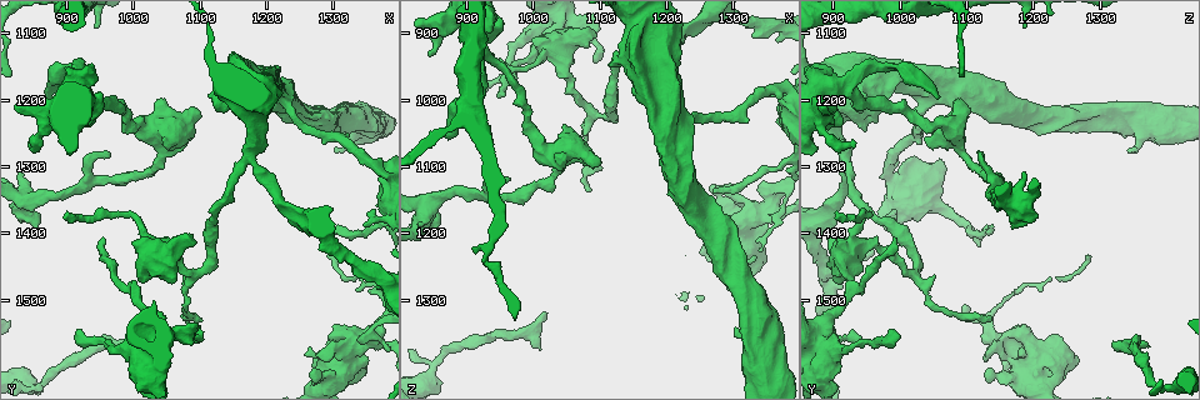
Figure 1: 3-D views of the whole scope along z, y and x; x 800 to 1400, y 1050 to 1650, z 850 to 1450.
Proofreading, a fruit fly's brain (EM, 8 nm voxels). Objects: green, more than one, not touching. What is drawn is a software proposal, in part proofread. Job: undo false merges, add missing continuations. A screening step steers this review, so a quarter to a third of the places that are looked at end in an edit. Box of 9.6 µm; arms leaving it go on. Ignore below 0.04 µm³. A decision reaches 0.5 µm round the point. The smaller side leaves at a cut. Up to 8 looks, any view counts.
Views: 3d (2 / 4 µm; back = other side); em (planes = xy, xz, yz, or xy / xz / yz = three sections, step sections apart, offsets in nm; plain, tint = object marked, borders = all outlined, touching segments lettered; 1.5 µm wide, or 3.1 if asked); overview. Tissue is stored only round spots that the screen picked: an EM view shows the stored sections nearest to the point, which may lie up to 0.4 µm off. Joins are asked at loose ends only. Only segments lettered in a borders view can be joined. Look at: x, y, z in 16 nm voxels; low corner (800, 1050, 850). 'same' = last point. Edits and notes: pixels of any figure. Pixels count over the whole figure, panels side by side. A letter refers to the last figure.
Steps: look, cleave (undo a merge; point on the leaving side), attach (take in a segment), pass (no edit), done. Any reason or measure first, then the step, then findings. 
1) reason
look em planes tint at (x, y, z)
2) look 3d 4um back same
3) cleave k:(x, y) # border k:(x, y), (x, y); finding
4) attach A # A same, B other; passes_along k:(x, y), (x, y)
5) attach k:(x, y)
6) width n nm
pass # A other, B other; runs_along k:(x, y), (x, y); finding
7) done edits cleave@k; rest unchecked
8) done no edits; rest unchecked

look 3d 4um at (960, 1410, 985)

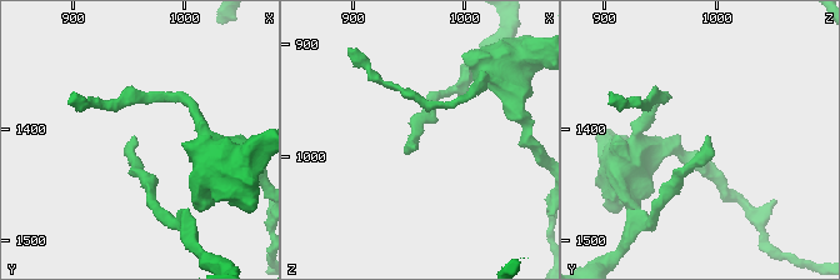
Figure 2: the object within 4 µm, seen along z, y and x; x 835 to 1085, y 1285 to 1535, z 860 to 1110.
look em xy step 4 plain at (958, 1406, 990)

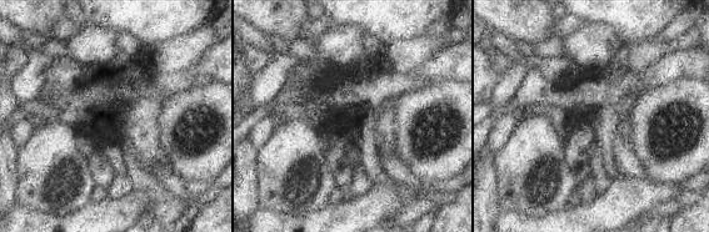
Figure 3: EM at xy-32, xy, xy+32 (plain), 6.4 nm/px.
look em xy step 4 borders same

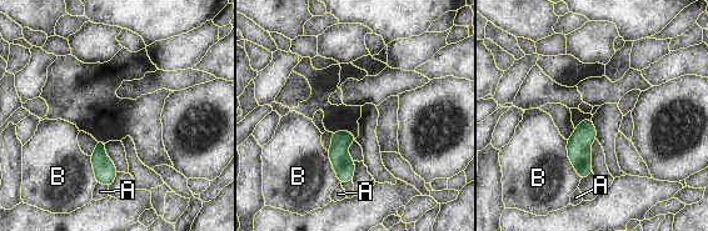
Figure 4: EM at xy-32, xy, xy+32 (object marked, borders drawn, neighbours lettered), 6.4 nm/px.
width 100 nm
pass # A other, B other; border 4:(566, 140), (568, 159), (581, 179); no lettered segment goes on from it

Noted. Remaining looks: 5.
an open end
look em planes borders at (1020, 1565, 1320)

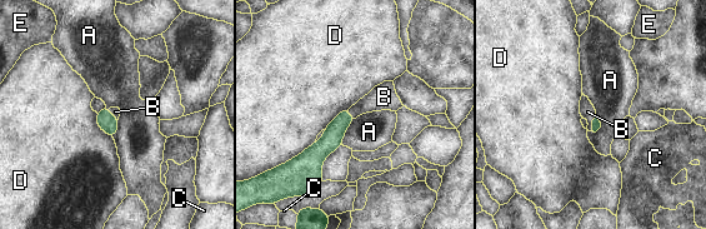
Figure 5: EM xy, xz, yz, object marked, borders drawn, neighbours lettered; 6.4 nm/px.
longest_contact D 260 nm
attach B # A other, B same, C other, D other, E other; it goes on there

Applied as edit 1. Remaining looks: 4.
thin end
look em planes borders at (895, 1380, 905)

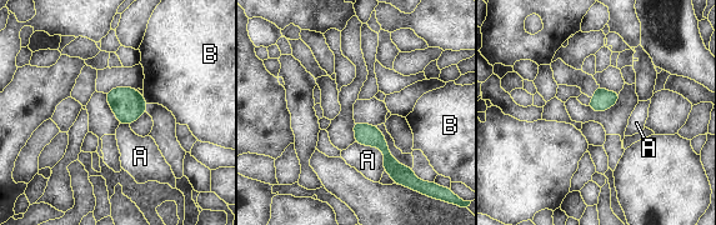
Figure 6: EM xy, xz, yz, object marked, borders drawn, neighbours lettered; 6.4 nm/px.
pass # A other, B other; border 6:(355, 141), (376, 146), (384, 170); none of them fits

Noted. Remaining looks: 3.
done edits attach@5; rest unchecked

